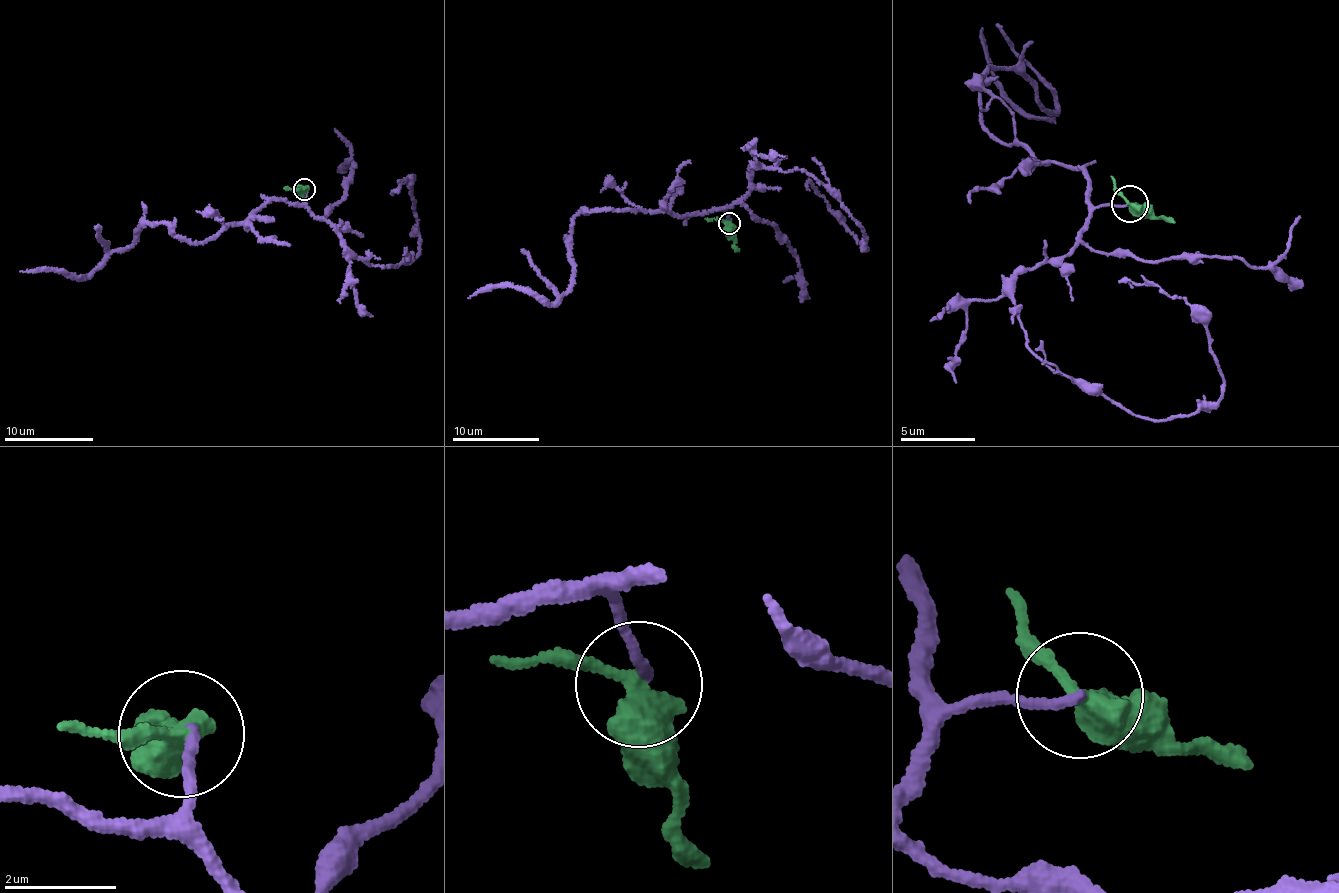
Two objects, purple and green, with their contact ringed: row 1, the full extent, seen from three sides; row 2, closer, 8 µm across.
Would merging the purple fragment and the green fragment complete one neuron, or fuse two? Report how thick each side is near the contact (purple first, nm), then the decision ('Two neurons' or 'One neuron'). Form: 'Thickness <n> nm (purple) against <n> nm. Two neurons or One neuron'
Thickness 170 nm (purple) against 440 nm. Two neurons

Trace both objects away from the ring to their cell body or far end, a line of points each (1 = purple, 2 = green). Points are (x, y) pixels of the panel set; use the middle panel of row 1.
1: (731, 223), (721, 209), (684, 215), (587, 210), (575, 218), (576, 270), (555, 302), (517, 288), (468, 298)
2: (729, 223), (739, 251)

